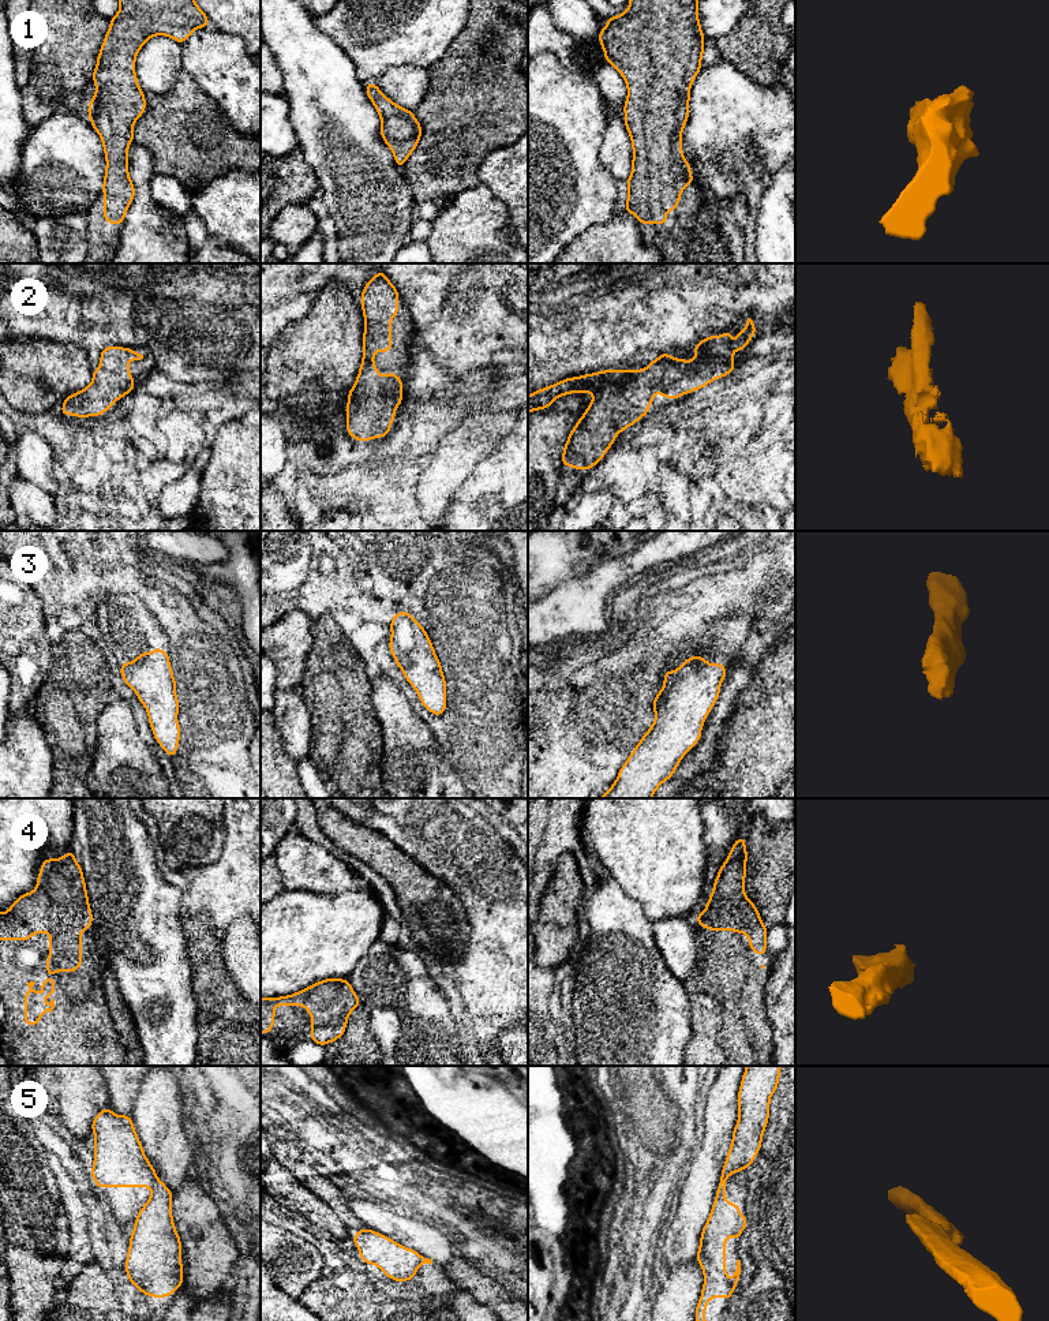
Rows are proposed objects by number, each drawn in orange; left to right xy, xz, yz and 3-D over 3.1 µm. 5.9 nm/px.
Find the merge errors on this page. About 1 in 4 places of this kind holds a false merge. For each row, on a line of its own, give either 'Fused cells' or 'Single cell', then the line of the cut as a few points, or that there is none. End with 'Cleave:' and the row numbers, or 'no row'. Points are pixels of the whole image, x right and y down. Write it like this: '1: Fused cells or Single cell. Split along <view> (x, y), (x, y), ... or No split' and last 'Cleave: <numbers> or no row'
1: Single cell. No split
2: Single cell. No split
3: Single cell. No split
4: Single cell. No split
5: Fused cells. Split along xy (156, 1178), (152, 1187)
Cleave: 5

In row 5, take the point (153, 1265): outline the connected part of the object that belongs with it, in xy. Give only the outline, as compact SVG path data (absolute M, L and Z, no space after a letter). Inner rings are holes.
M156 1179L130 1236L125 1273L143 1294L171 1296L183 1286L181 1240L172 1217L172 1191Z

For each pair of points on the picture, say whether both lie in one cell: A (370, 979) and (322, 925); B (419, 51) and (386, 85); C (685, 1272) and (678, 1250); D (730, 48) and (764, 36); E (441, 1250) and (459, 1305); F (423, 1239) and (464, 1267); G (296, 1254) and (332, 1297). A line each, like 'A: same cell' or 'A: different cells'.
A: different cells
B: different cells
C: different cells
D: same cell
E: different cells
F: different cells
G: different cells

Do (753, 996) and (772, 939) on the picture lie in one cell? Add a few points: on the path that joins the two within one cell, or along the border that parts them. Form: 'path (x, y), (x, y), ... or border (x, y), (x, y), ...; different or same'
border (767, 928), (765, 947), (774, 962); different

